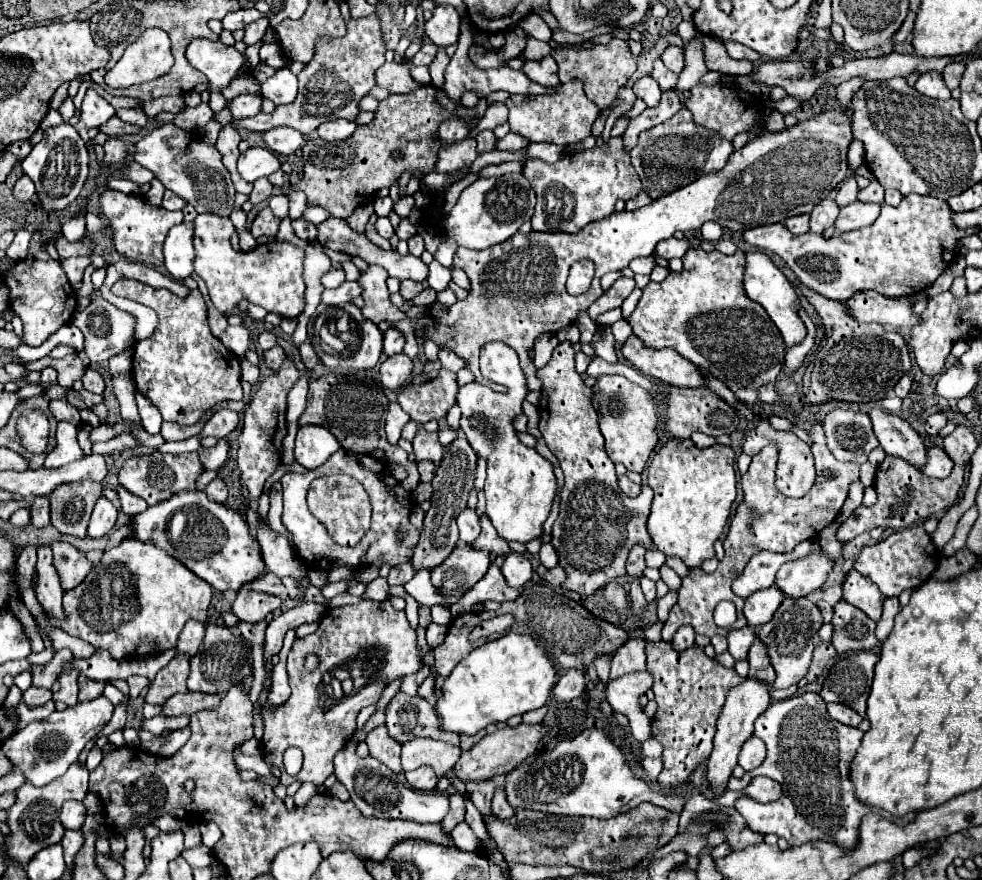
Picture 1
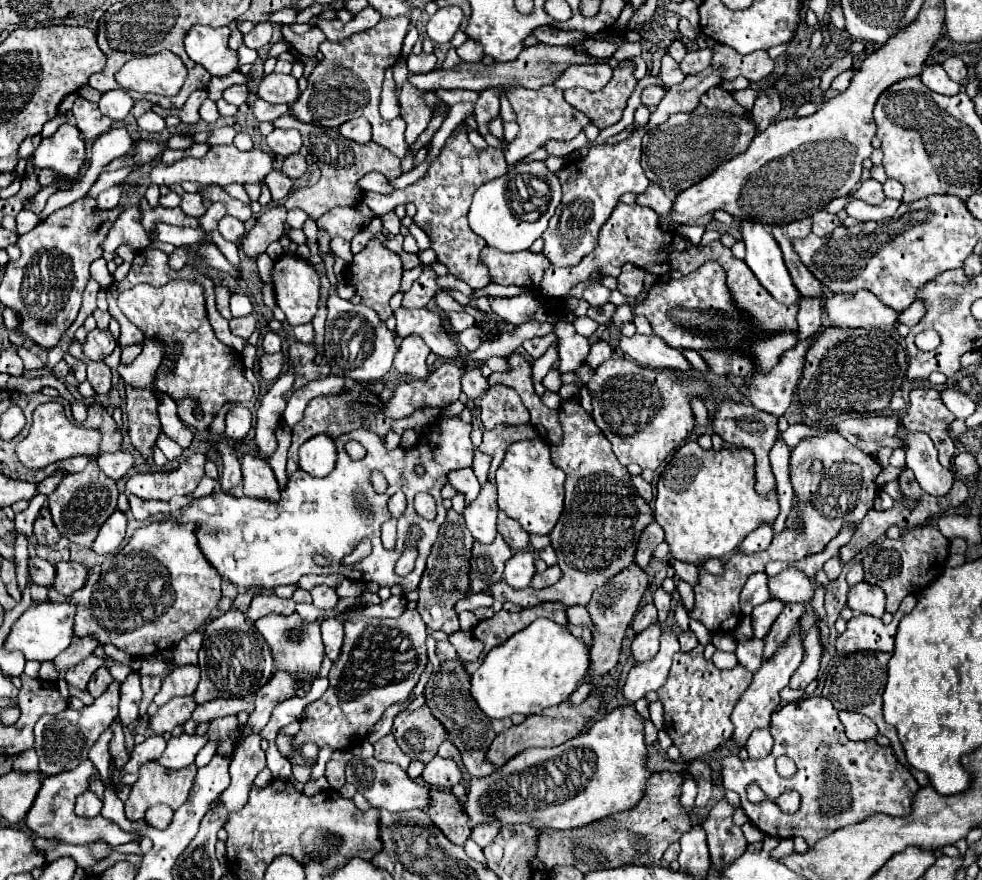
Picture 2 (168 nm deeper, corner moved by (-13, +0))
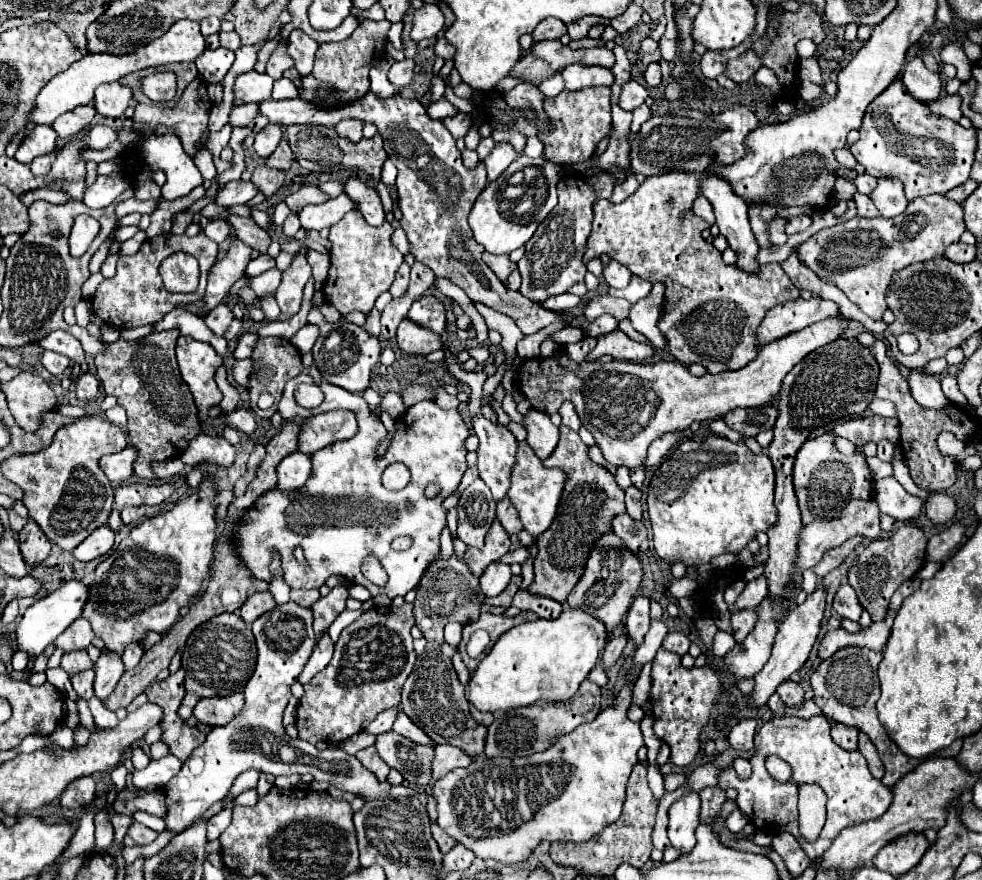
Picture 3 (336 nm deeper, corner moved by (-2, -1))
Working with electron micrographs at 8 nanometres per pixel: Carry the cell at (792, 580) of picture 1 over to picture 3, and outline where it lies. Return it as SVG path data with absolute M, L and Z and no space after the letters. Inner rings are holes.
M760 576L760 578L756 578L756 580L752 580L752 582L746 584L746 588L742 590L742 594L736 598L734 608L736 610L744 610L744 608L754 610L762 602L762 598L766 594L768 594L768 582L766 582L764 576Z

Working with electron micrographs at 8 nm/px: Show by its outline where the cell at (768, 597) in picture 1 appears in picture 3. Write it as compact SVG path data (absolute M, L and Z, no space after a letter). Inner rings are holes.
M738 610L732 612L732 636L736 642L742 642L756 624L756 612L754 610Z

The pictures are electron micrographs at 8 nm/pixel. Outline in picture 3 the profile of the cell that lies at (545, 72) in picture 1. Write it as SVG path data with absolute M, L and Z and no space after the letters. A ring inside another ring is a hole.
M572 64L562 70L562 76L564 76L564 84L568 90L582 90L590 86L612 86L614 84L614 74L602 66Z

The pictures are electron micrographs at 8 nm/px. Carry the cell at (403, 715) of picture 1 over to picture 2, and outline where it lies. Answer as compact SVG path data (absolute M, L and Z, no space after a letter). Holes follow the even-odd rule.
M427 707L417 711L401 711L393 723L393 735L397 745L411 759L419 759L423 763L431 761L437 755L439 745L449 739L447 729Z

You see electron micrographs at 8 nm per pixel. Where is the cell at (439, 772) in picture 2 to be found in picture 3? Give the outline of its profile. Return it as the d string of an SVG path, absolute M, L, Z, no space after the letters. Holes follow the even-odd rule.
M438 744L436 746L436 758L432 762L432 772L434 772L434 780L440 780L442 776L446 776L450 770L460 768L460 766L470 766L474 762L474 758L462 750L458 750L452 744Z

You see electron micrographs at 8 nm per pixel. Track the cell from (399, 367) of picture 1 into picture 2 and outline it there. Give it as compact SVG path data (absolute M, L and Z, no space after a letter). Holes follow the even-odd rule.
M405 337L403 343L399 345L399 351L395 355L395 369L403 375L411 375L415 379L423 379L427 377L427 365L425 359L429 355L431 349L427 349L427 345L423 343L421 337Z

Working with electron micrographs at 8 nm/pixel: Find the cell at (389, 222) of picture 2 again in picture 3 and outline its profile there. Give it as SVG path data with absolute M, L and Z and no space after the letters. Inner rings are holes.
M350 176L342 182L342 192L346 194L346 190L348 190L348 198L354 202L354 208L364 216L364 220L372 226L382 226L382 222L386 218L384 218L382 200L380 200L378 192L354 176Z

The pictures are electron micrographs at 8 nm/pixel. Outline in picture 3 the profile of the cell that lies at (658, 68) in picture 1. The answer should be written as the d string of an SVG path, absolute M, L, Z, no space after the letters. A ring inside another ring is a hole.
M658 62L648 64L648 68L646 68L646 72L644 72L644 80L646 80L646 84L652 86L652 88L656 88L656 86L662 84L662 72L660 72L660 64L658 64Z

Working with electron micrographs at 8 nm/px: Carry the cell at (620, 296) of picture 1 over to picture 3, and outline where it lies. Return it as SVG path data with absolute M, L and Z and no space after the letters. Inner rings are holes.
M610 260L608 264L604 264L604 280L608 286L614 286L614 288L626 288L628 282L630 282L630 272L628 268L624 268L620 262L616 260Z

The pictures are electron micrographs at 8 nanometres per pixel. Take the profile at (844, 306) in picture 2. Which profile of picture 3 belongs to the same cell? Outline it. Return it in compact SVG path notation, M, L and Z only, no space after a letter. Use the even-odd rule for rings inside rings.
M812 296L810 300L798 298L776 304L772 310L768 310L768 314L764 316L764 320L756 330L756 346L764 346L772 340L778 340L786 334L792 334L796 330L802 330L814 322L820 322L836 314L838 306L818 296Z

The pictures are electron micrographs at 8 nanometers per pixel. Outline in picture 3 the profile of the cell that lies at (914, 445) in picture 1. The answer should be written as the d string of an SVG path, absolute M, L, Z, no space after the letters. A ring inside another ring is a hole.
M930 492L928 494L928 500L924 504L924 512L928 516L928 520L934 524L934 526L940 526L940 524L946 524L954 518L956 514L956 502L944 494L936 494L936 492Z

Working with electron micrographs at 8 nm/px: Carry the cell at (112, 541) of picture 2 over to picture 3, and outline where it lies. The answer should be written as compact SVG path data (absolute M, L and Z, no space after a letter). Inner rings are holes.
M100 526L100 530L94 530L80 546L76 546L76 550L72 550L72 554L76 560L88 562L106 556L112 544L114 544L114 532L108 526Z

